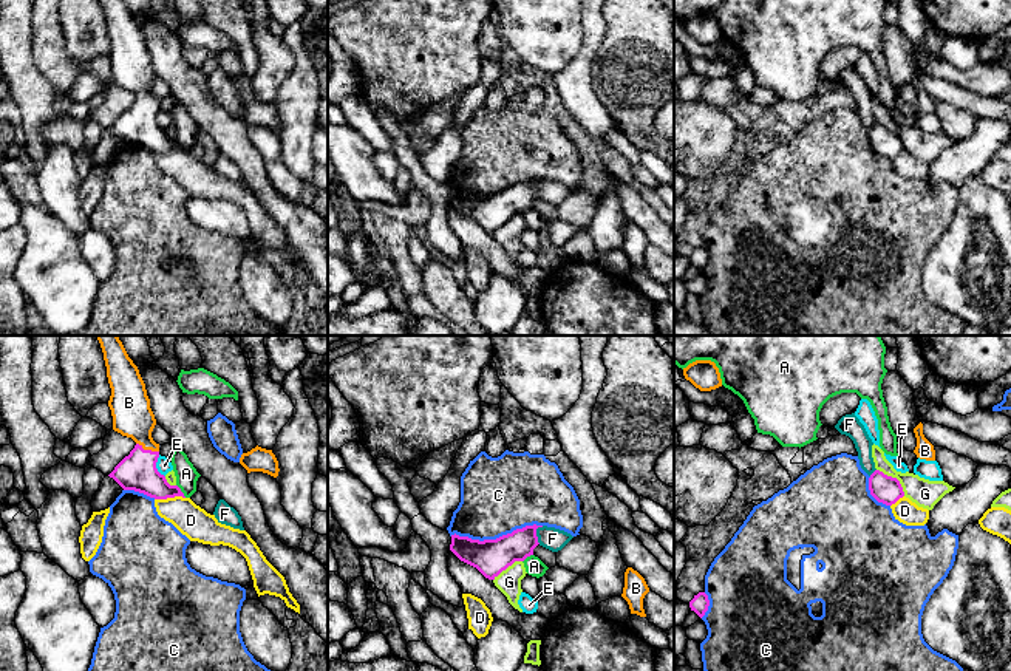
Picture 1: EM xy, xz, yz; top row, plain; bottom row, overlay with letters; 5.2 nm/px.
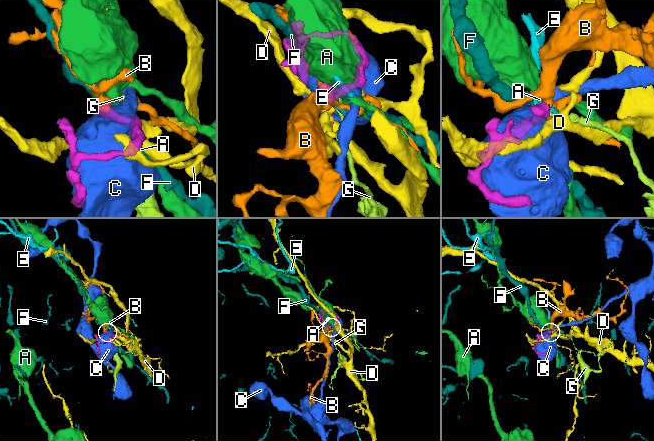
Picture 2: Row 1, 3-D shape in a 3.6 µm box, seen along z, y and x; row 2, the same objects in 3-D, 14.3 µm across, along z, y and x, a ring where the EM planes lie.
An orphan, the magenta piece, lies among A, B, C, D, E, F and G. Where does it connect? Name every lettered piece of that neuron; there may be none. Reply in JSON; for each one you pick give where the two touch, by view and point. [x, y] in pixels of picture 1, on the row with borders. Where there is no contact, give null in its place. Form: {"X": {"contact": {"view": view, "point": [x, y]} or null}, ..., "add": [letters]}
{"B": {"contact": {"view": "xy", "point": [147, 450]}}, "add": ["B"]}

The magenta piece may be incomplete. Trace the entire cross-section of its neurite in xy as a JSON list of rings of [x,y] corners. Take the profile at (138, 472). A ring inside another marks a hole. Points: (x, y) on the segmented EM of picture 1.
[[[96,336],[107,366],[111,388],[108,407],[113,430],[131,438],[136,445],[108,475],[124,490],[134,490],[155,499],[184,496],[178,485],[170,485],[156,468],[159,444],[151,438],[156,425],[145,383],[138,366],[128,357],[117,336]]]

